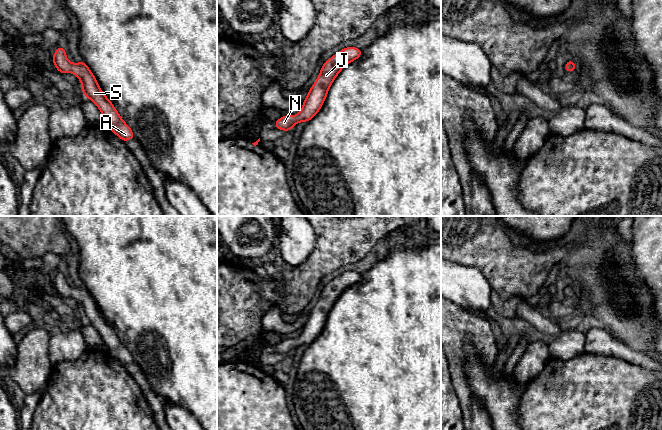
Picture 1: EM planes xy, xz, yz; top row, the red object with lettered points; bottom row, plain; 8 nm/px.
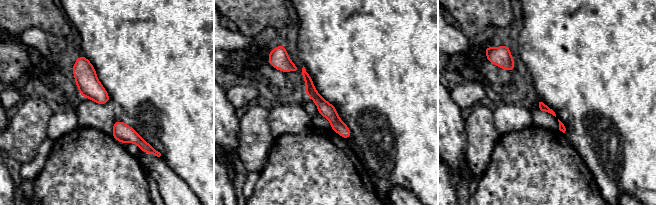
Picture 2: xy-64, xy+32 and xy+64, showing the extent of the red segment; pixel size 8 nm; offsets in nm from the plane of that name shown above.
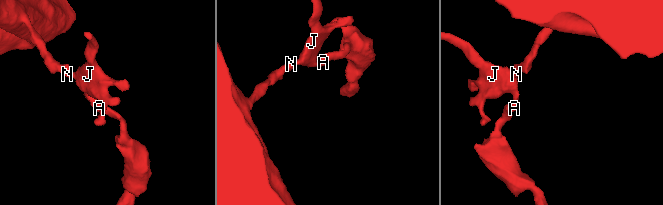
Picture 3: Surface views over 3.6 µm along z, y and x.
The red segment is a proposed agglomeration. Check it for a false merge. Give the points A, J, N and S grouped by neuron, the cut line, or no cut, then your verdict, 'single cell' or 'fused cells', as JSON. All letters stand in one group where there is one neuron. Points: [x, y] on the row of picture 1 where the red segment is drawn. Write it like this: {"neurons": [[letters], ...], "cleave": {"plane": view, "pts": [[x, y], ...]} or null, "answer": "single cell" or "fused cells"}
{"neurons": [["A", "J", "N", "S"]], "cleave": null, "answer": "single cell"}

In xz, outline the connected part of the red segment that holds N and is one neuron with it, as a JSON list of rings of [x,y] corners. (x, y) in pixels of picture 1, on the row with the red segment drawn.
[[[346,47],[329,58],[321,67],[320,74],[307,93],[301,111],[295,116],[282,116],[274,122],[275,128],[290,131],[297,123],[310,121],[320,111],[337,75],[346,65],[360,58],[361,53],[360,48]]]

